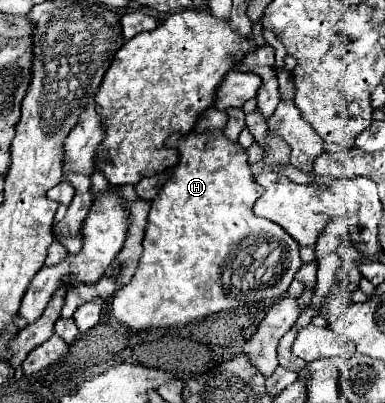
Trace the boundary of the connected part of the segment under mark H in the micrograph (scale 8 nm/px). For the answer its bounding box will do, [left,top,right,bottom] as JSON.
[114,129,302,329]

